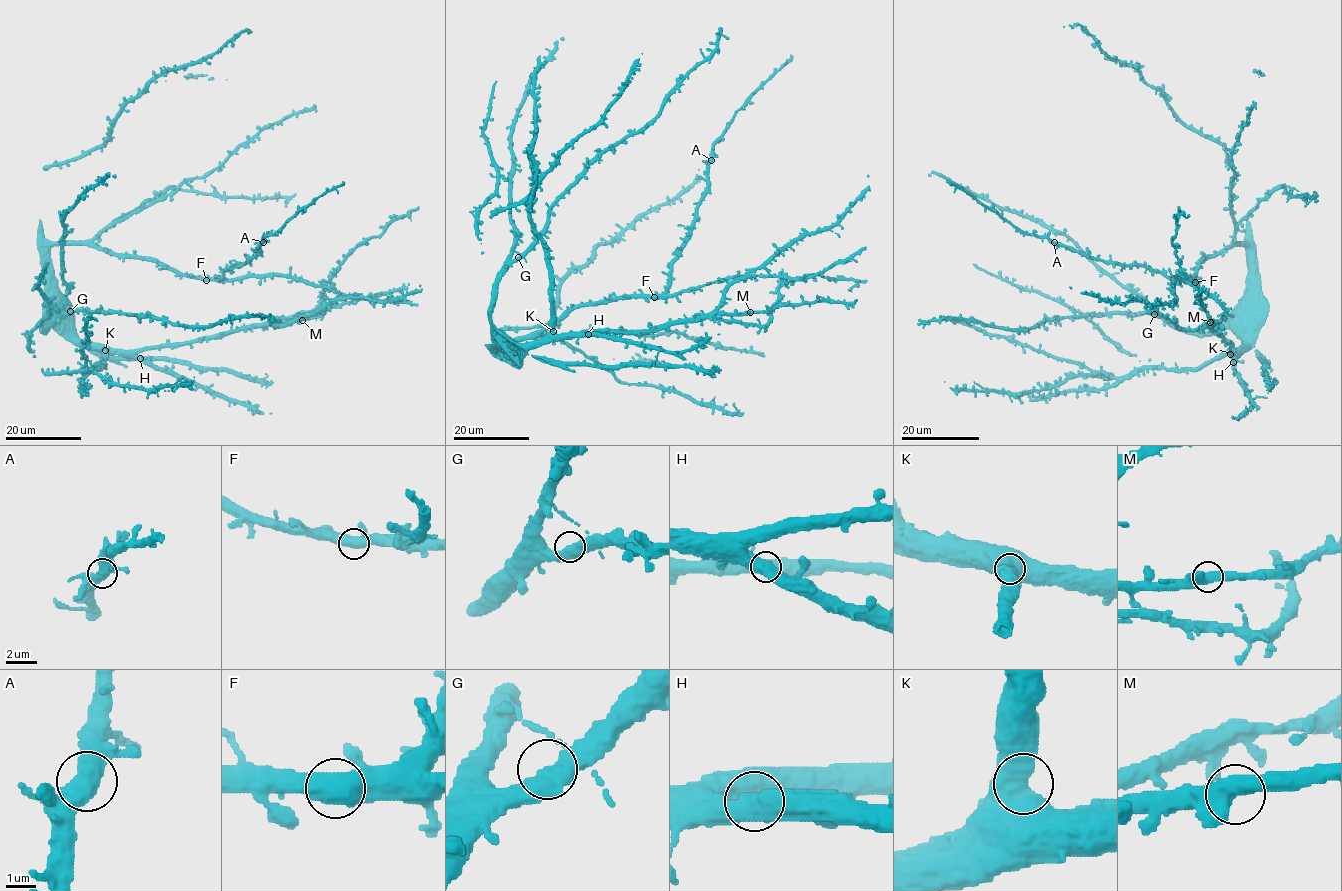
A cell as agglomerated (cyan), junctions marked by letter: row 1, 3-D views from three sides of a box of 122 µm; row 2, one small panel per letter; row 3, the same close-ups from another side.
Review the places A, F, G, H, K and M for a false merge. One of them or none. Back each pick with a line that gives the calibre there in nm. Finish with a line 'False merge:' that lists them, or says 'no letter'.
False merge: no letter

